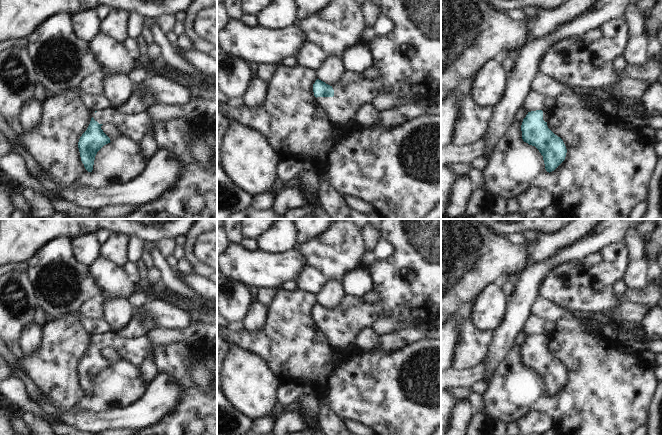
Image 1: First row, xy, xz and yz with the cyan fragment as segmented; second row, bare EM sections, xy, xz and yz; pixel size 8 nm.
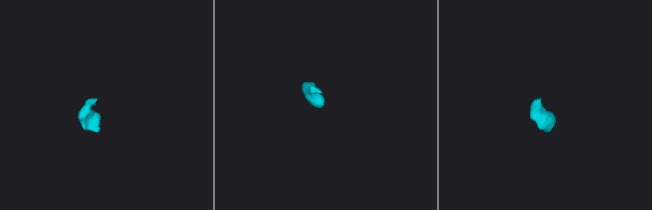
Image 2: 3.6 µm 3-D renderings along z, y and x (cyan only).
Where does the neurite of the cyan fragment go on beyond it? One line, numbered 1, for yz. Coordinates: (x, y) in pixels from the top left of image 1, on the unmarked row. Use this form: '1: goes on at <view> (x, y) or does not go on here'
1: goes on at yz (545, 338)

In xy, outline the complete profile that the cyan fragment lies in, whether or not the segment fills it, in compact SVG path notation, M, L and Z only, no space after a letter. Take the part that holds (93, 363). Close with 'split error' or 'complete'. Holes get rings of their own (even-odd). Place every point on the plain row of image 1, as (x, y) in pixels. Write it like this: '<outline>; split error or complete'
M117 332L92 336L87 354L78 366L81 385L92 396L97 376L110 362L101 350L109 346L121 356L140 367L151 353L158 372L171 376L183 390L180 405L159 423L146 429L136 430L134 435L188 435L187 423L200 419L207 425L203 435L217 435L217 347L206 357L196 354L192 344L186 342L154 346L147 336L128 339ZM195 363L204 363L215 375L214 391L206 393L192 375Z; split error

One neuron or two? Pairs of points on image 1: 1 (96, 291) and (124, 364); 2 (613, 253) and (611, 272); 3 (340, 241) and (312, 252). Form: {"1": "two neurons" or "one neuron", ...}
{"1": "two neurons", "2": "one neuron", "3": "one neuron"}

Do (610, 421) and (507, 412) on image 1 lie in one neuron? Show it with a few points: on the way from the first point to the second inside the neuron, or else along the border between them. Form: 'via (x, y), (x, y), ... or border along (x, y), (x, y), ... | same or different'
via (584, 409), (563, 408), (549, 404), (533, 404) | same

